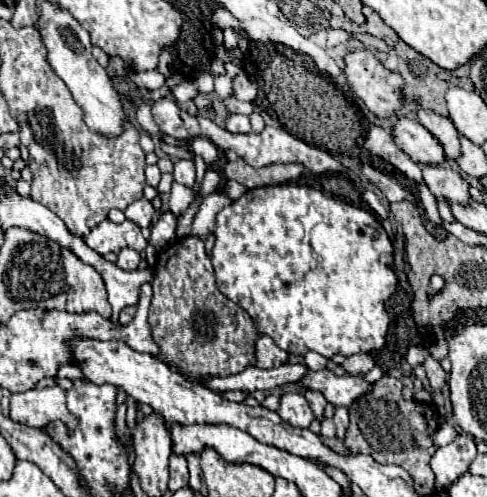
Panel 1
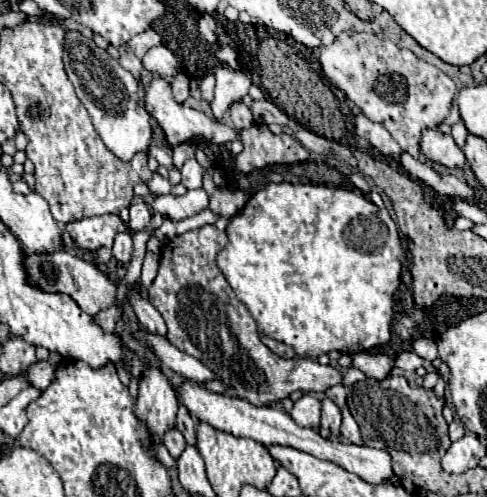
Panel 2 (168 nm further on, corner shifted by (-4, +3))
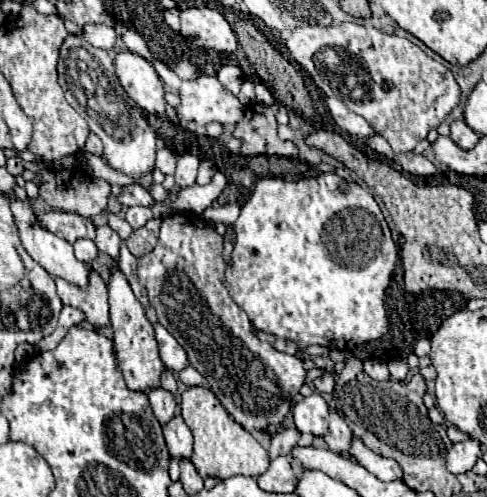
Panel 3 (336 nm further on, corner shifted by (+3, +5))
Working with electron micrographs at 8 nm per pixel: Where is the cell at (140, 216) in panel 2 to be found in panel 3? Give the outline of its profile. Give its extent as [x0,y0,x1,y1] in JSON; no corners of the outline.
[125,206,153,230]

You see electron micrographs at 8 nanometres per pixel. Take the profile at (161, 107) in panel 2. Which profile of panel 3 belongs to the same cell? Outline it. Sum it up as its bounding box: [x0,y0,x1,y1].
[115,50,165,118]

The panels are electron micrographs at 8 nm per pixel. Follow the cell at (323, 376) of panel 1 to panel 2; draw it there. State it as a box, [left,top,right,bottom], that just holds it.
[148,226,344,406]

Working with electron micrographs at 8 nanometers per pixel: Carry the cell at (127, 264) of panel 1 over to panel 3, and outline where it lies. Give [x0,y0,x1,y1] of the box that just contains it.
[93,224,121,260]

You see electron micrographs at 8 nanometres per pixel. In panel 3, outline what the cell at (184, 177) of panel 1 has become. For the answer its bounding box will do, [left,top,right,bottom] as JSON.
[175,154,199,188]

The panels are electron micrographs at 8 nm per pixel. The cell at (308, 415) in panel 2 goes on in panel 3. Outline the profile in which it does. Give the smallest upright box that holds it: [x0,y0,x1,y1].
[293,392,329,438]

